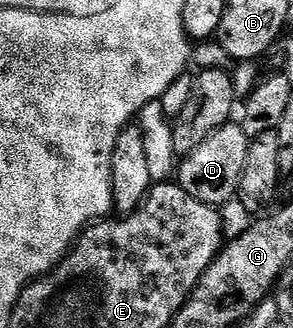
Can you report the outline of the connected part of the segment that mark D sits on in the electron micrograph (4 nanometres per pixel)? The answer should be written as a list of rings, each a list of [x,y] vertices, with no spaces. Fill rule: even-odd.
[[[227,124],[221,126],[217,132],[208,138],[190,155],[181,159],[182,167],[178,170],[176,181],[179,186],[184,188],[184,192],[188,192],[188,196],[196,196],[196,200],[200,200],[209,206],[225,207],[225,202],[234,202],[238,196],[240,188],[240,176],[244,176],[244,164],[248,164],[248,148],[250,147],[251,138],[247,136],[241,125]]]

